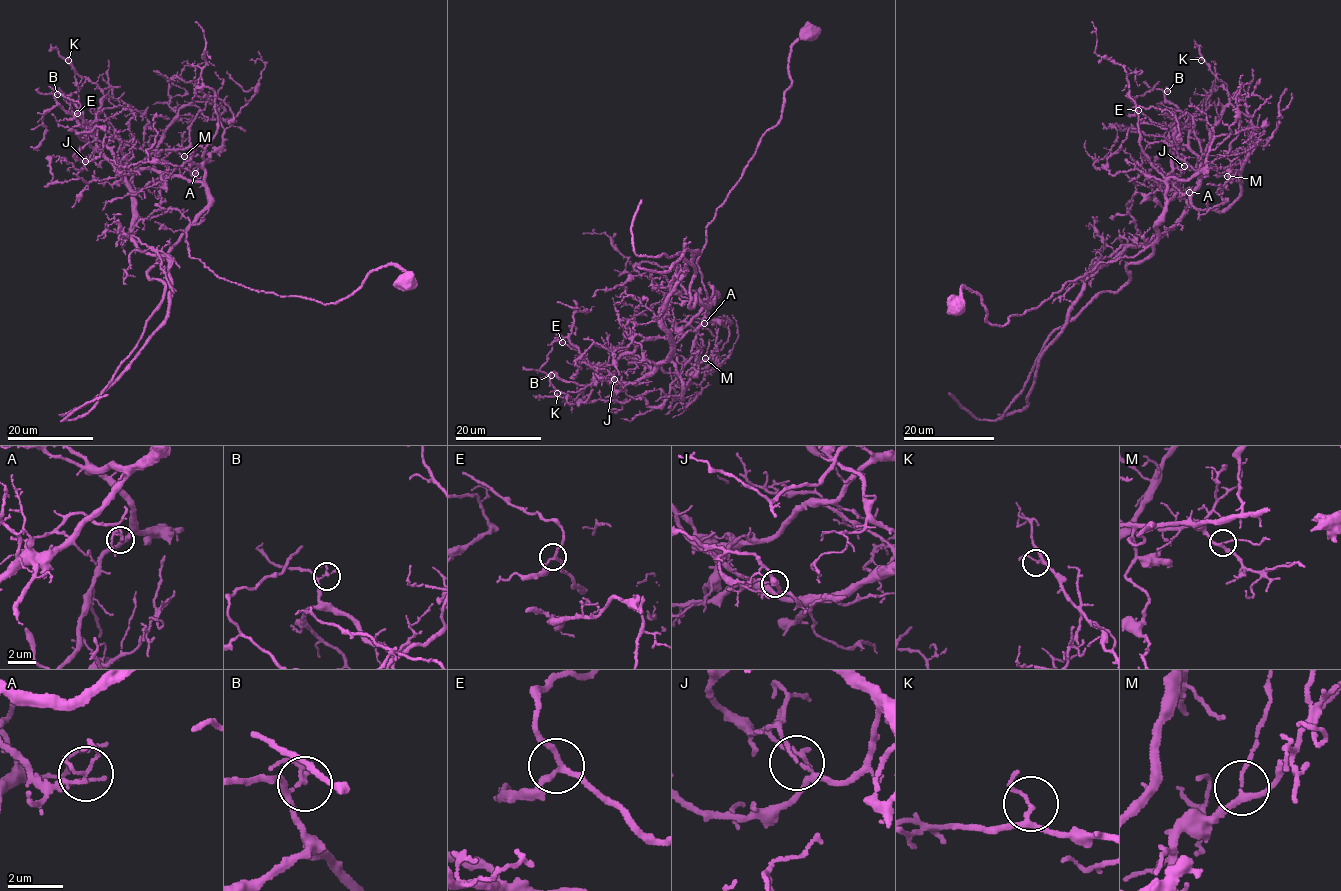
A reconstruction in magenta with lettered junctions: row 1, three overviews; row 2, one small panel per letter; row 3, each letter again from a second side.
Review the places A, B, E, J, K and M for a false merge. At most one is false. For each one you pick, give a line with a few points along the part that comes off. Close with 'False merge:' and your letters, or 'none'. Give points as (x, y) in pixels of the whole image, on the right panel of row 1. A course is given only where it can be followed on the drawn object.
J: course (1184, 167), (1192, 169), (1198, 158), (1202, 164), (1177, 223), (1098, 267), (1045, 351), (1027, 404), (997, 414)
False merge: J

